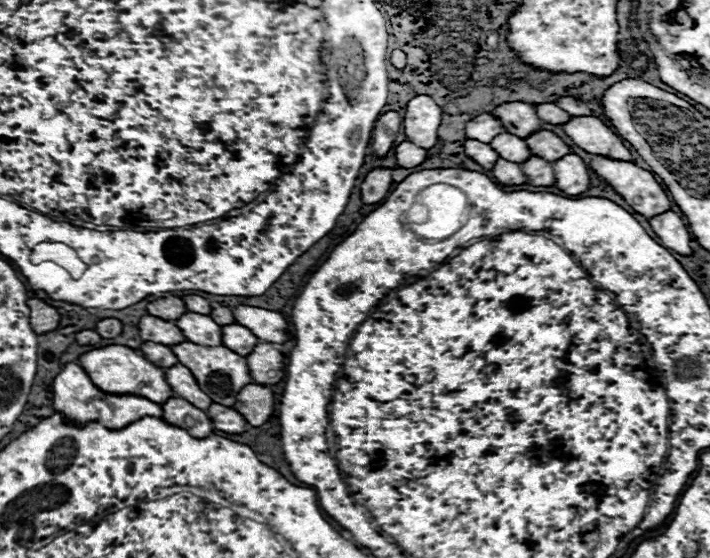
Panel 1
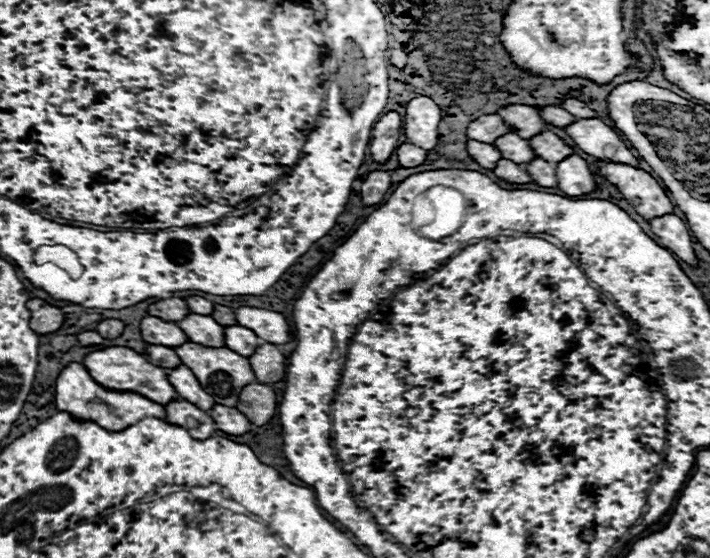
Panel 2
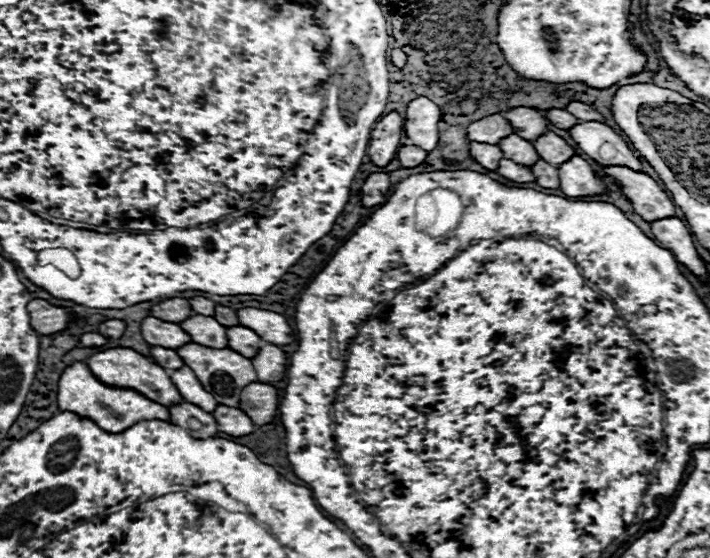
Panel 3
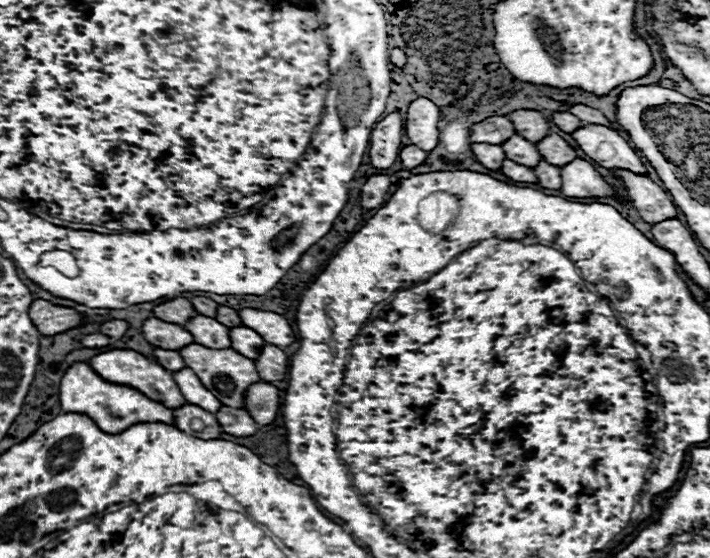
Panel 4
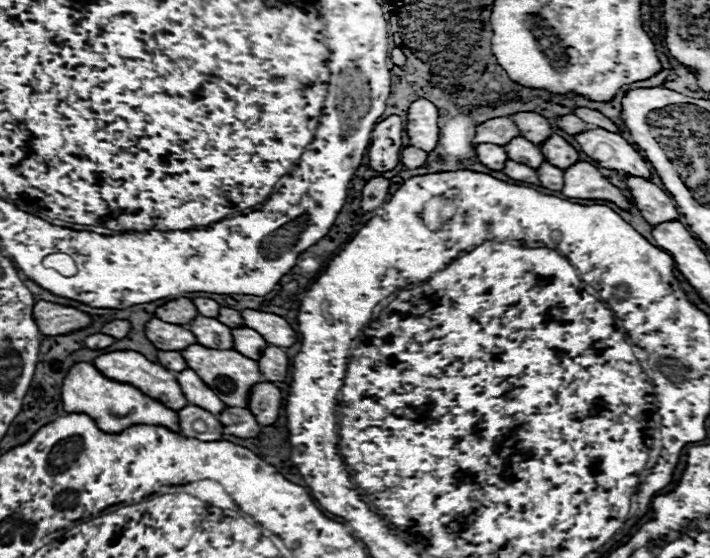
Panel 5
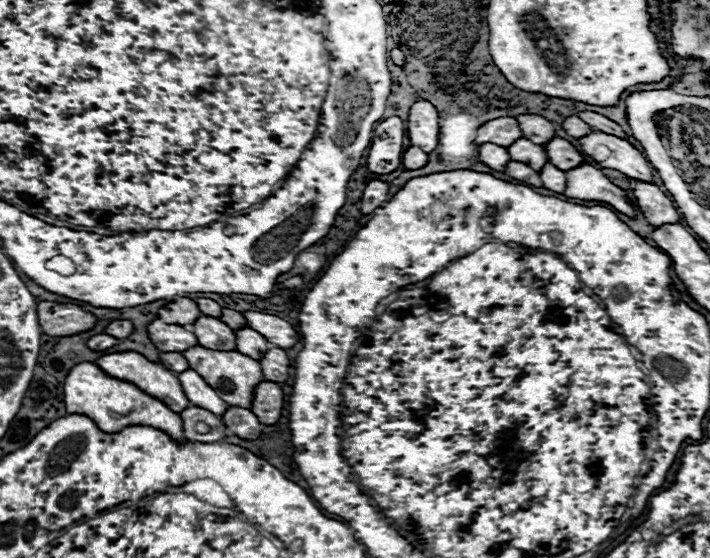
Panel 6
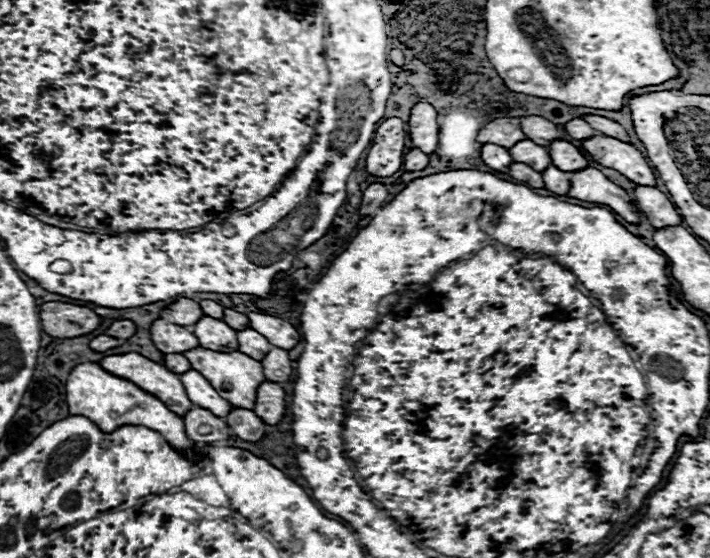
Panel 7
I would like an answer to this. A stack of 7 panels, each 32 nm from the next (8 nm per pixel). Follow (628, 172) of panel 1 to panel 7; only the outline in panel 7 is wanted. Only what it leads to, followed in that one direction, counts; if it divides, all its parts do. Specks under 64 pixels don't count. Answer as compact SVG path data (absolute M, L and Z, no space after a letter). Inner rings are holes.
M636 186L634 190L638 196L640 212L650 220L650 224L656 230L682 224L682 216L674 208L674 204L666 198L664 192L660 192L658 188L646 188L646 186Z

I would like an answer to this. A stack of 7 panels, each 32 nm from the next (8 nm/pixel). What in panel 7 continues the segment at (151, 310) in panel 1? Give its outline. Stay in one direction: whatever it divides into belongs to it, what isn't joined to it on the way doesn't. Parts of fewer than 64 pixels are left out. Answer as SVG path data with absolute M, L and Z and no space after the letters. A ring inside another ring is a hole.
M180 298L178 302L170 304L168 308L164 308L160 312L162 320L166 320L170 324L178 324L178 326L194 326L202 316L204 316L204 312L202 312L200 304L190 298Z

